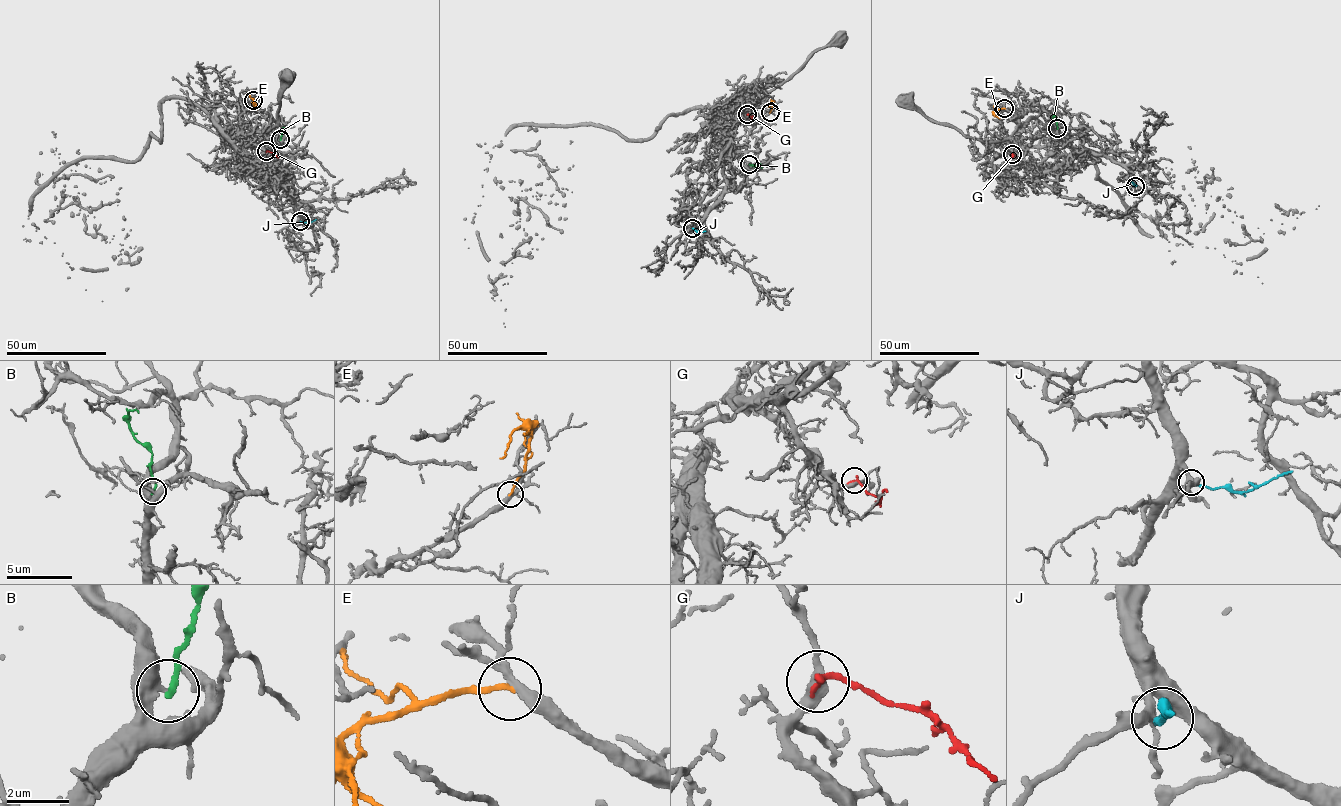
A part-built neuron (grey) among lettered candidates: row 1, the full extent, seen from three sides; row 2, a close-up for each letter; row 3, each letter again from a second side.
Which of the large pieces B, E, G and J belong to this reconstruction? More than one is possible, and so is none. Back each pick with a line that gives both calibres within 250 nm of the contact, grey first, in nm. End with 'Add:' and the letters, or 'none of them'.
Add: none of them

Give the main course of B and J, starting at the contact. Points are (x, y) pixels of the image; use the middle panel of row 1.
B: (749, 164), (759, 164), (761, 167)
J: (692, 228), (705, 231)

